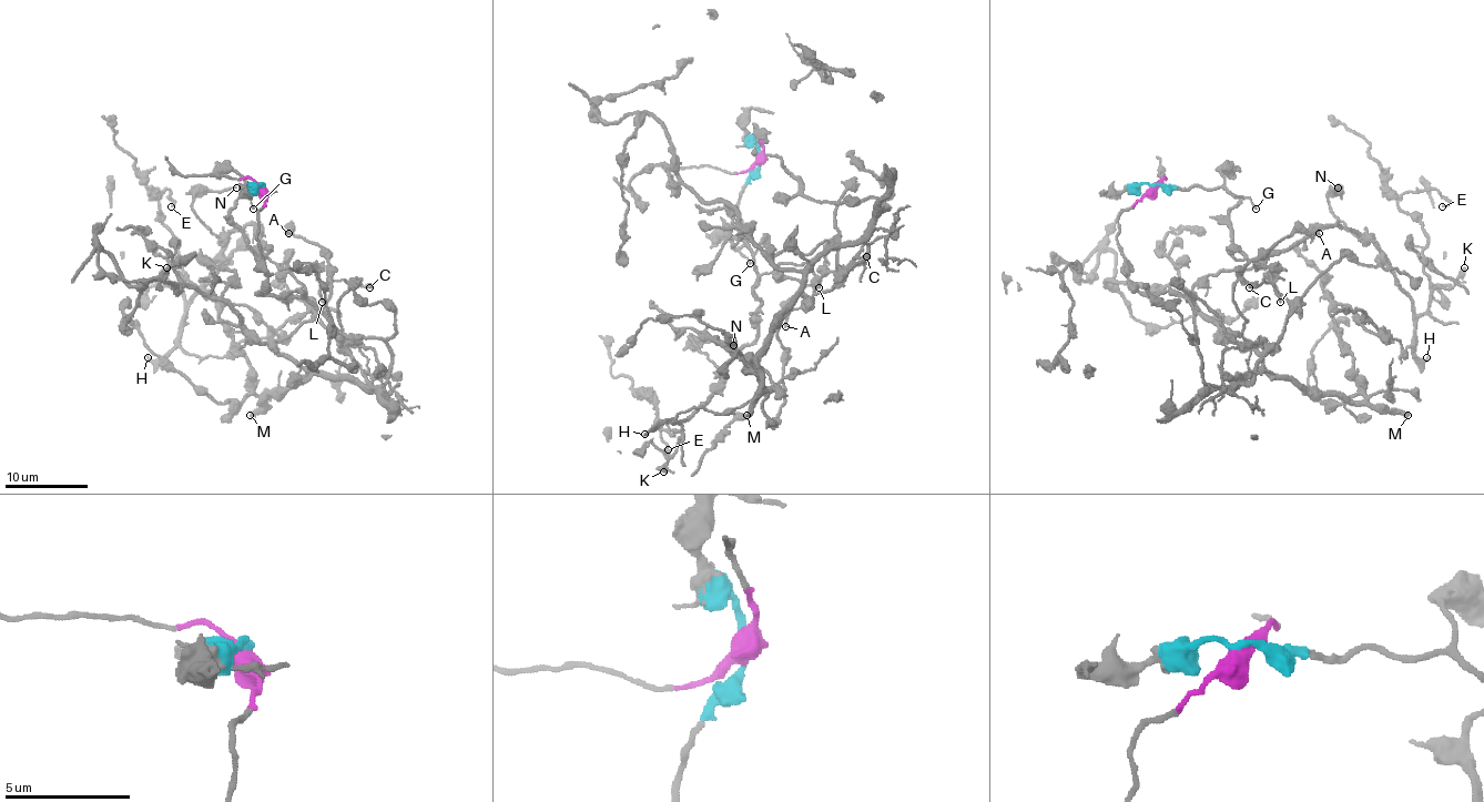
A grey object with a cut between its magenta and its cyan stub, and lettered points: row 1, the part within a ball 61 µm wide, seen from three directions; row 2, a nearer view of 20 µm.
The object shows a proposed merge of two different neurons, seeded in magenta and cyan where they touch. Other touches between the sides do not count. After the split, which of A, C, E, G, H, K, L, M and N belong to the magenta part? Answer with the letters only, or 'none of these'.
A, M

